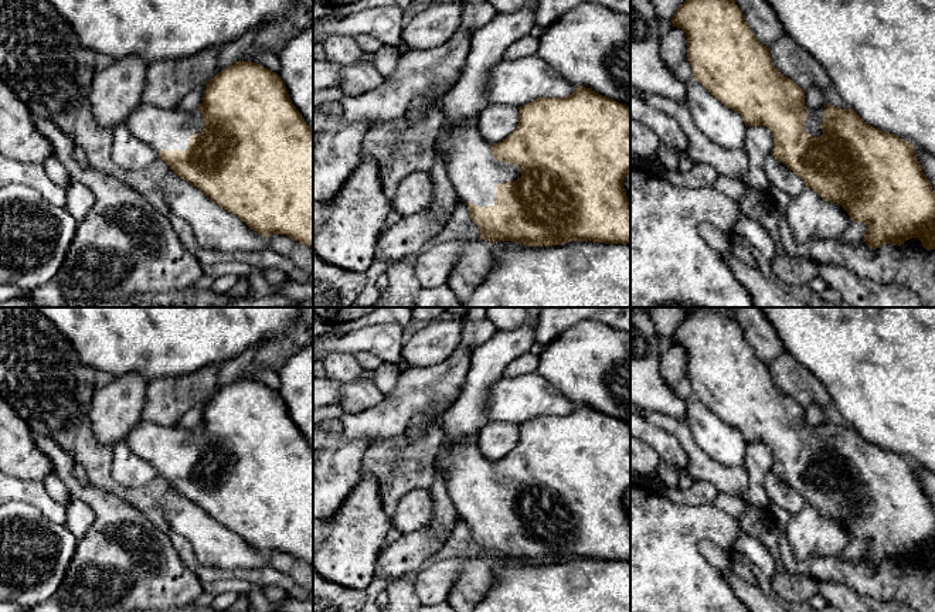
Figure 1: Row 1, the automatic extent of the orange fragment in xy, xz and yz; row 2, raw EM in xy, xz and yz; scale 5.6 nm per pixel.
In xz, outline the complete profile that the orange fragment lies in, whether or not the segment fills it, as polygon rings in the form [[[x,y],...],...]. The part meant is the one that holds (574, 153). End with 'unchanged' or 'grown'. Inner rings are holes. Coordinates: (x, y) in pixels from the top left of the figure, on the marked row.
[[[577,86],[565,98],[538,98],[518,109],[516,129],[499,143],[487,143],[477,130],[476,120],[463,122],[458,128],[443,122],[436,147],[443,153],[449,178],[456,190],[460,203],[470,211],[472,221],[480,230],[480,238],[489,242],[514,241],[526,246],[552,246],[570,241],[592,241],[604,244],[630,244],[630,201],[623,188],[623,180],[630,171],[630,108],[613,99],[602,96],[592,89]]]; grown

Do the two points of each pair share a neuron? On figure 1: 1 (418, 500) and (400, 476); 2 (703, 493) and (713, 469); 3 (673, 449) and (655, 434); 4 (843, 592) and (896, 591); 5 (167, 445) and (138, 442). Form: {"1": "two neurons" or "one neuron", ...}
{"1": "two neurons", "2": "two neurons", "3": "one neuron", "4": "two neurons", "5": "one neuron"}

